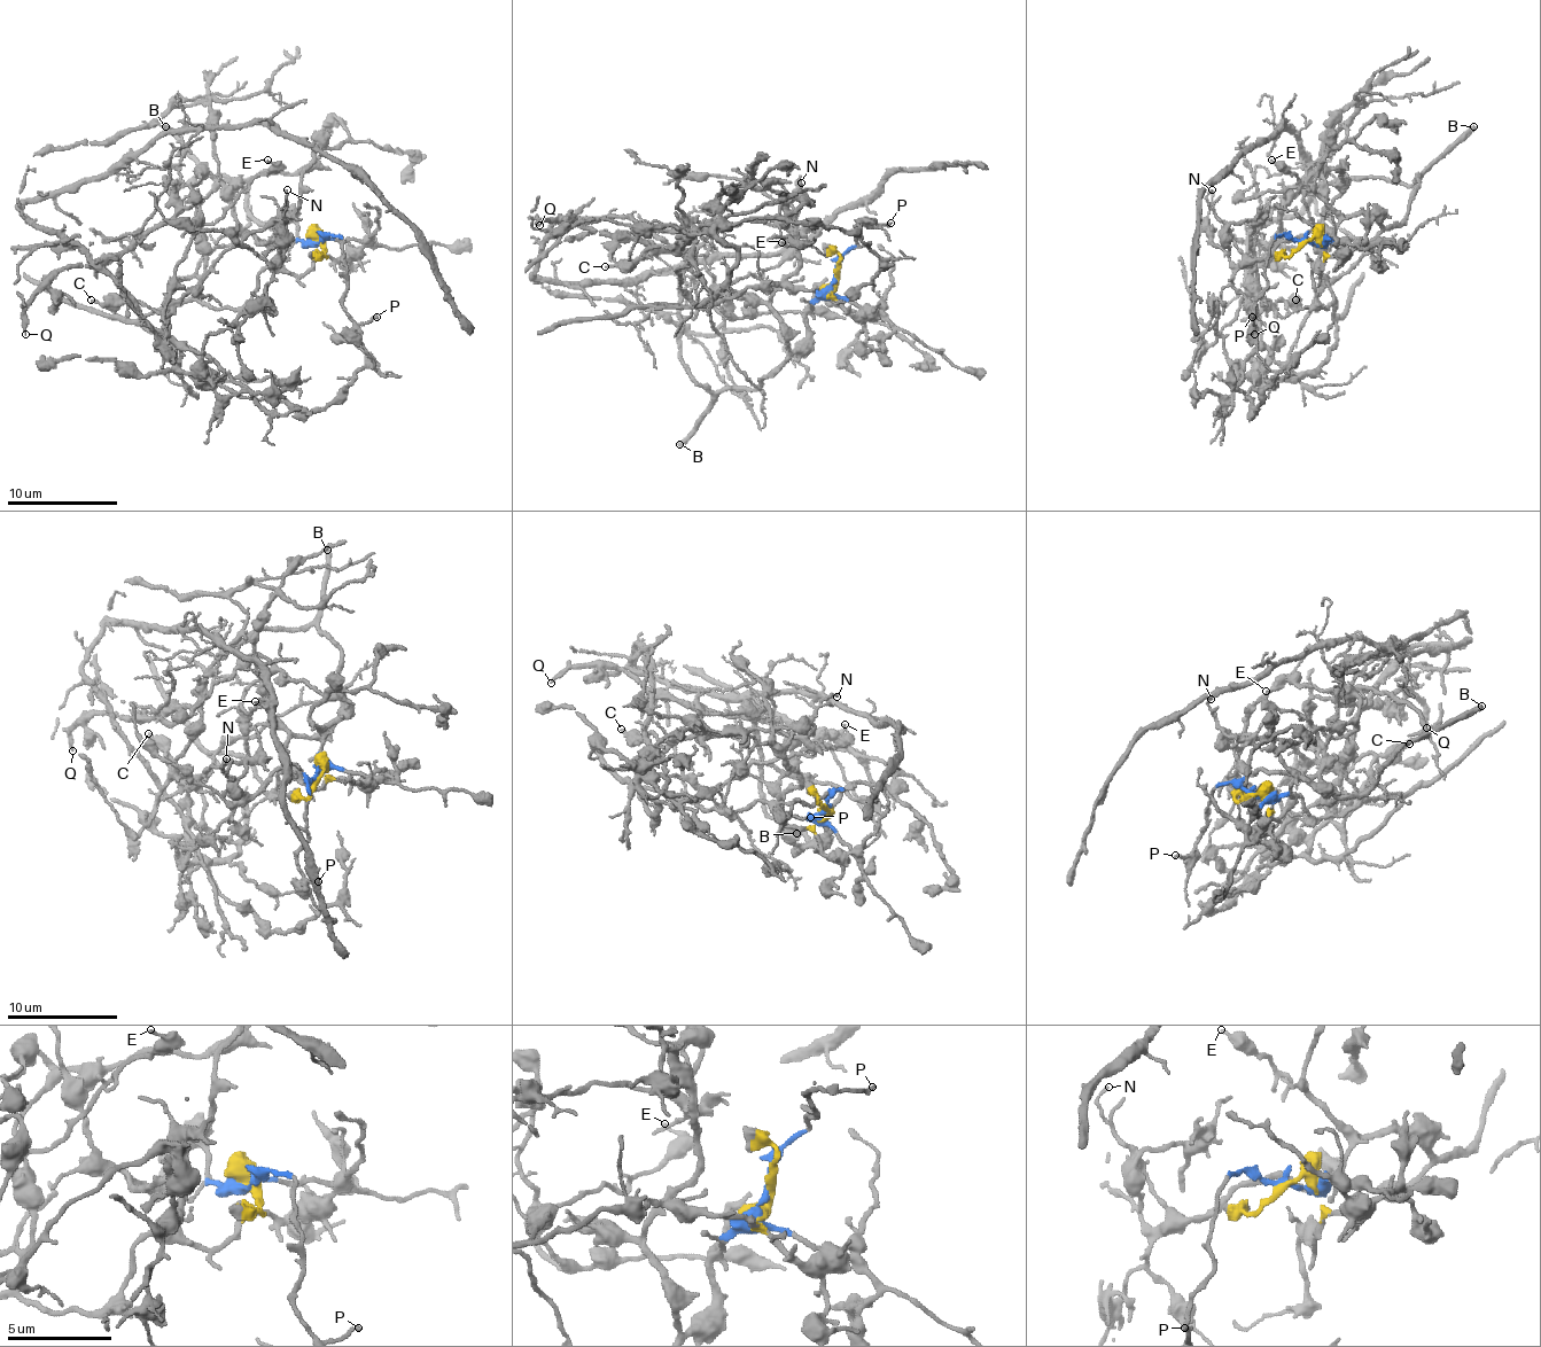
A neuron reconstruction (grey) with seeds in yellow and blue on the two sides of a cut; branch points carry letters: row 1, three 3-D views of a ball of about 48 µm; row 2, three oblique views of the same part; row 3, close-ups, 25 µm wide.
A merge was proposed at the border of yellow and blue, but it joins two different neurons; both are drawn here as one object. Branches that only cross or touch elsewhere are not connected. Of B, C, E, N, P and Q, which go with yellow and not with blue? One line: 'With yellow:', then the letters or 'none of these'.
With yellow: C, E

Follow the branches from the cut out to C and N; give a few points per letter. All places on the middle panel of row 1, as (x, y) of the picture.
C: (835, 274), (830, 293), (772, 282), (711, 304), (654, 304), (701, 306), (737, 261), (698, 233), (605, 265)
N: (835, 274), (811, 306), (808, 337), (792, 351), (770, 296), (798, 269), (792, 197), (800, 178), (800, 184)

